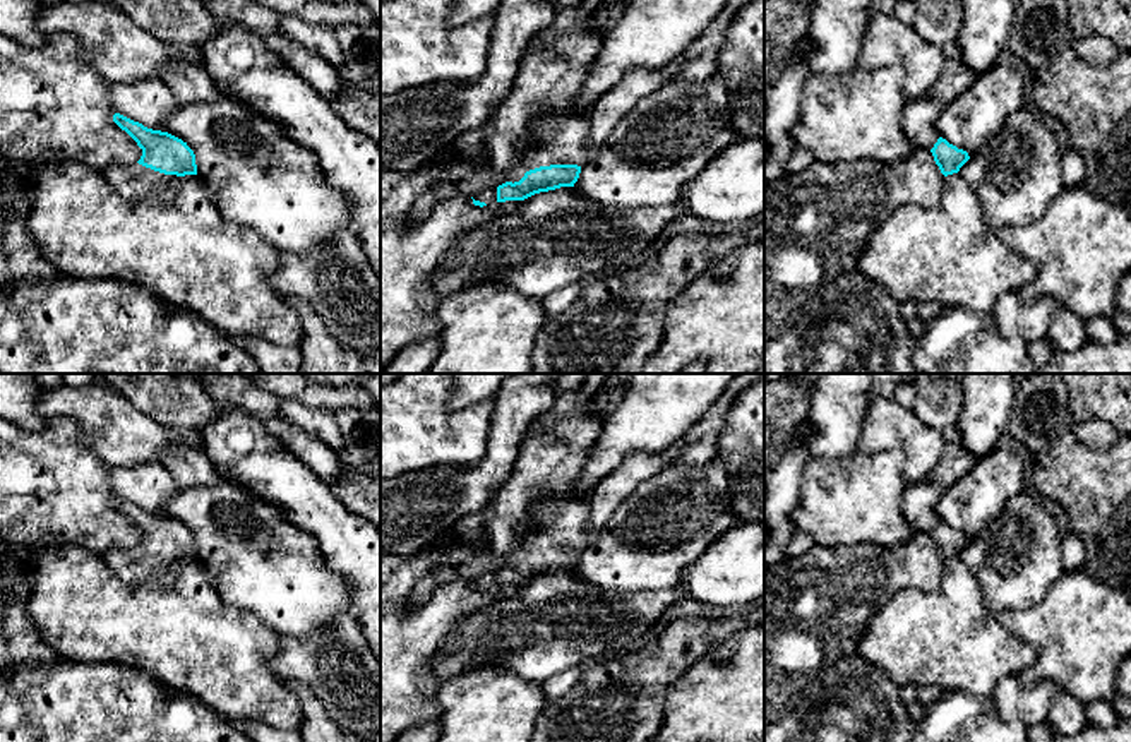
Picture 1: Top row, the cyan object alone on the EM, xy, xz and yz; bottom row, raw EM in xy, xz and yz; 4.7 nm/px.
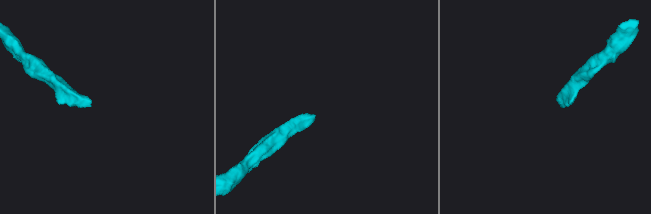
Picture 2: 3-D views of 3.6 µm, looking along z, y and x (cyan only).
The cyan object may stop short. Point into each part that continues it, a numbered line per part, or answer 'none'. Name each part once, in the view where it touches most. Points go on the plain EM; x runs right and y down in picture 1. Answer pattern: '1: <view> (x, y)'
1: xz (535, 508)

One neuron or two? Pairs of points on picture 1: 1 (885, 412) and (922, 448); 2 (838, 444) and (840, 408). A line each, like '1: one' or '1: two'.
1: one
2: one

